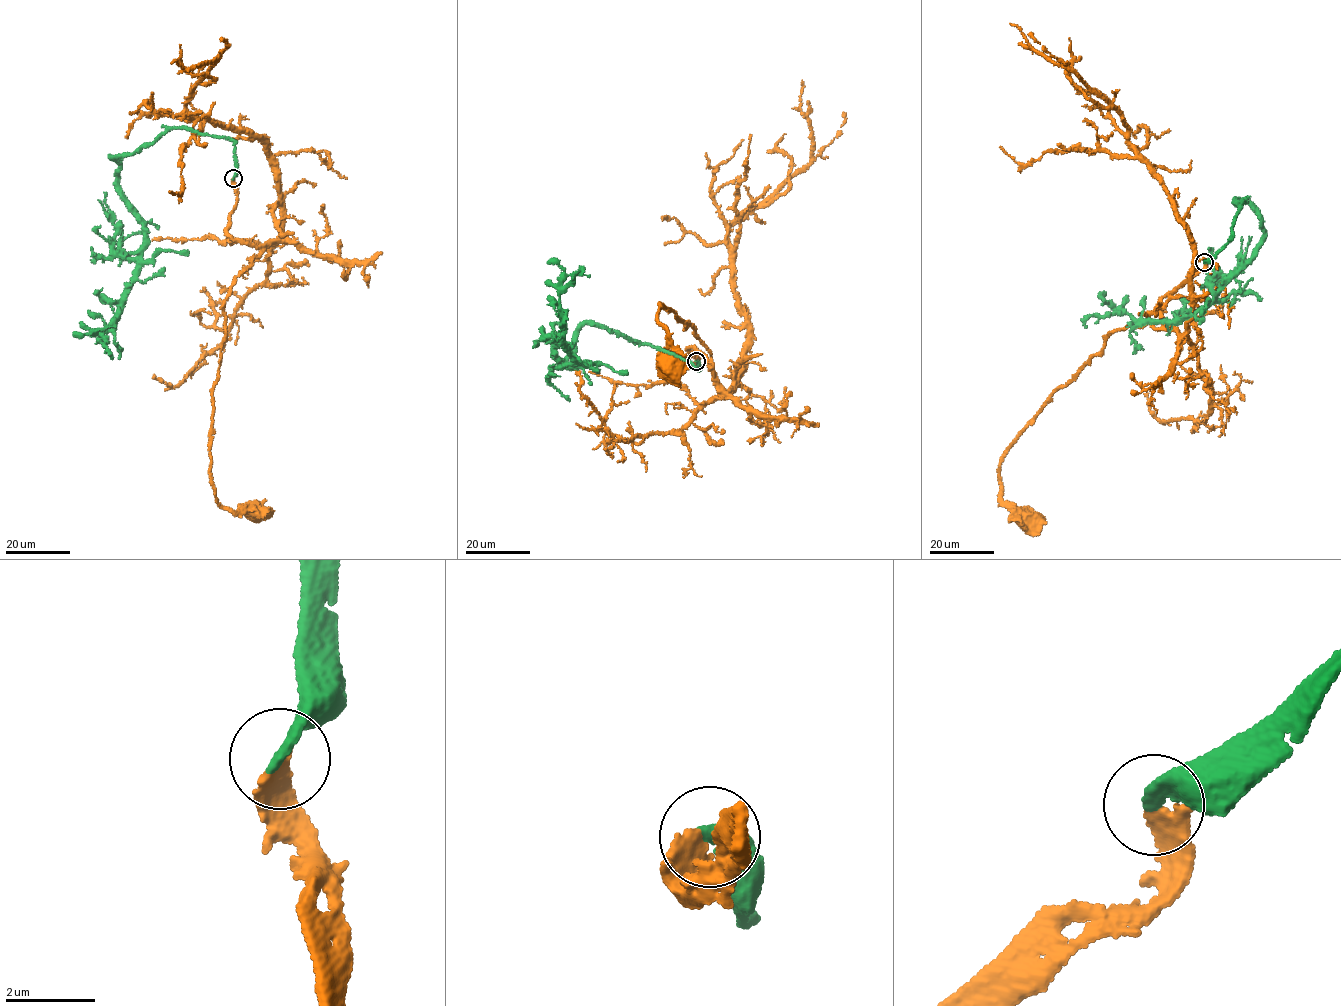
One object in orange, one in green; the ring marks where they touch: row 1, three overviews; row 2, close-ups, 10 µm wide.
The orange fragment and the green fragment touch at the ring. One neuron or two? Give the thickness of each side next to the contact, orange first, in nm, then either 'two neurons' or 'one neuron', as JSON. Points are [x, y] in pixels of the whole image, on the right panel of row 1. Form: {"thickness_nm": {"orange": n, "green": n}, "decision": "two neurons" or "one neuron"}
{"thickness_nm": {"orange": 440, "green": 360}, "decision": "one neuron"}

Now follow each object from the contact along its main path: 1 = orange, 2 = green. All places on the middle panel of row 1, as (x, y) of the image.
1: (696, 362), (688, 348), (702, 352), (713, 373), (696, 330), (660, 305), (668, 365)
2: (696, 361), (699, 368), (584, 323), (566, 367), (586, 364), (564, 342), (559, 307), (561, 290), (579, 275)

